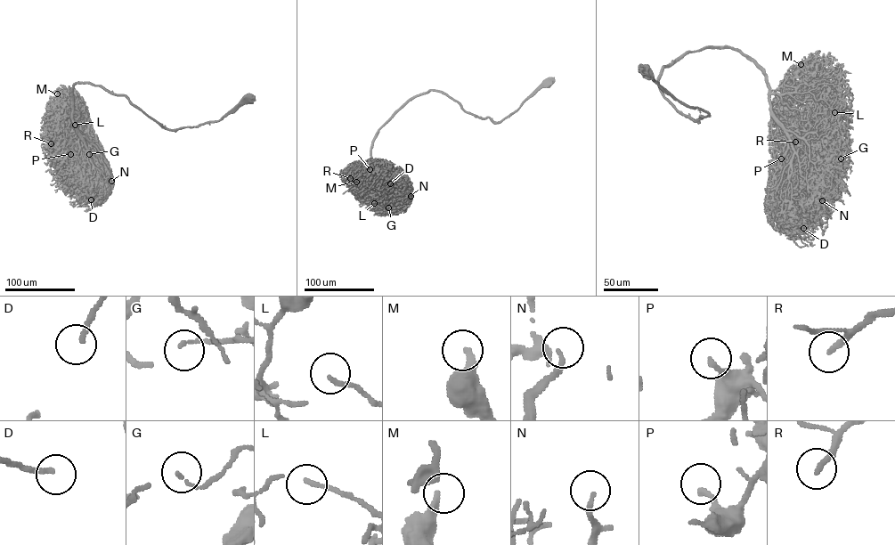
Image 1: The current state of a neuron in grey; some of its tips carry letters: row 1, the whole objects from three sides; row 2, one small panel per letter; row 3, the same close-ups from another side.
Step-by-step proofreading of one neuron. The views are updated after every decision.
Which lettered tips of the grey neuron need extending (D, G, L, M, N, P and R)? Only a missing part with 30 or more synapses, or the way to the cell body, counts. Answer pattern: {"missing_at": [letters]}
{"missing_at": ["D", "M", "R"]}

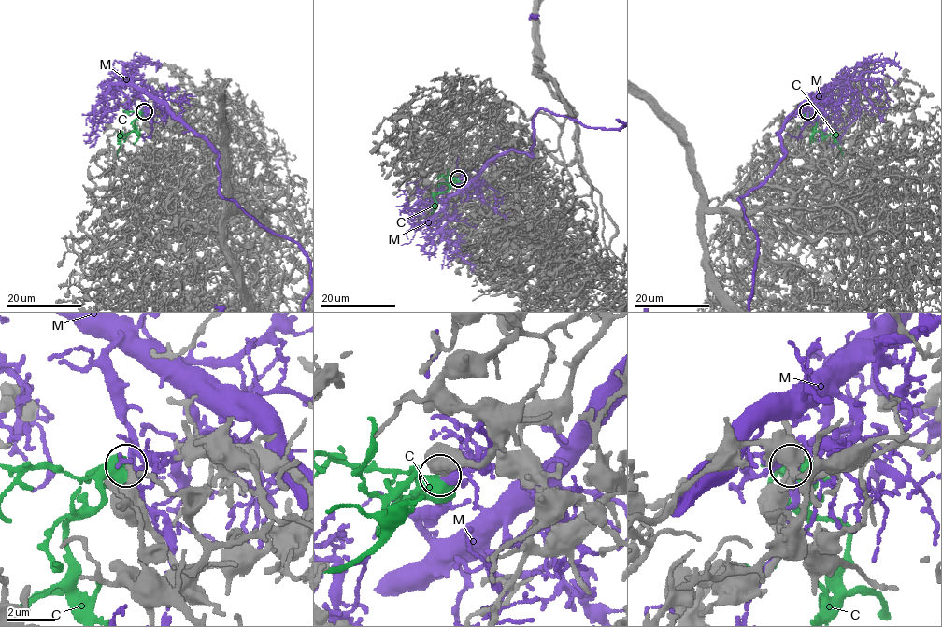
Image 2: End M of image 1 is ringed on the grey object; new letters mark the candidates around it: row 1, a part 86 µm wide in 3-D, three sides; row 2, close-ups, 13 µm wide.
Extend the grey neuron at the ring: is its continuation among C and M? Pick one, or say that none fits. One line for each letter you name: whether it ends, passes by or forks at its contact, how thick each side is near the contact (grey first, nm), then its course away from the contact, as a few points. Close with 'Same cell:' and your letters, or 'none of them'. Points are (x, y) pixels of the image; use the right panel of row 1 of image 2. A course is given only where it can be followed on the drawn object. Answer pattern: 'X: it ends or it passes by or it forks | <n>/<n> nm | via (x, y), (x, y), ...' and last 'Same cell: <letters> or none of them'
C: it forks | 380/480 nm | via (807, 113), (806, 116), (815, 121), (816, 131), (825, 137), (834, 134), (842, 156)
Same cell: C

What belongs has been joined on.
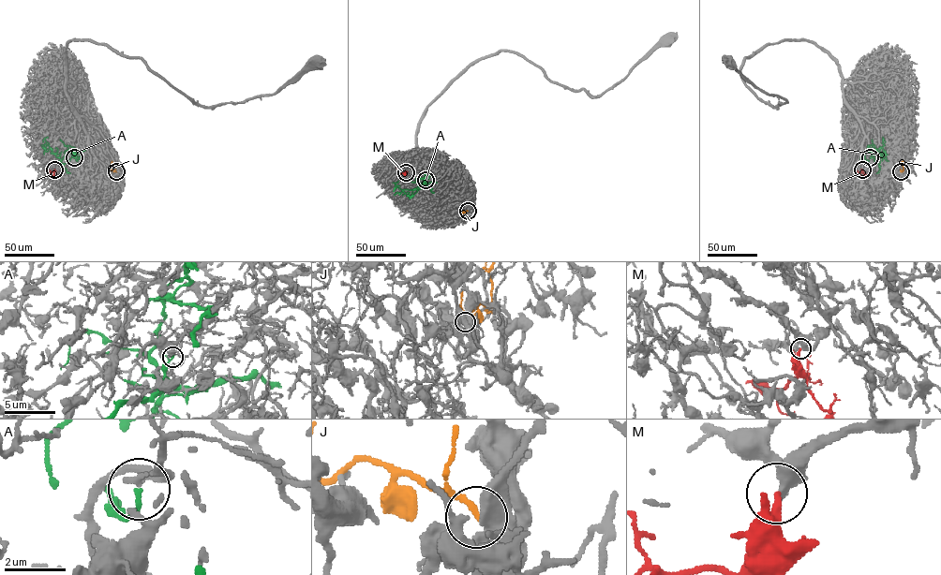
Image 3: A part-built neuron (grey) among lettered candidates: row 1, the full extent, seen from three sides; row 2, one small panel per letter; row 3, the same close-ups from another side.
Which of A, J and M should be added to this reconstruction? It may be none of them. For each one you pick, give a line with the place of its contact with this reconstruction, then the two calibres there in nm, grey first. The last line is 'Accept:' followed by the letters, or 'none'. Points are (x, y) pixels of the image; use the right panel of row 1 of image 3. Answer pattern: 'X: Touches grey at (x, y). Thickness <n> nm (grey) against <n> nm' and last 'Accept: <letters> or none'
M: Touches grey at (862, 169). Thickness 360 nm (grey) against 240 nm
Accept: M

